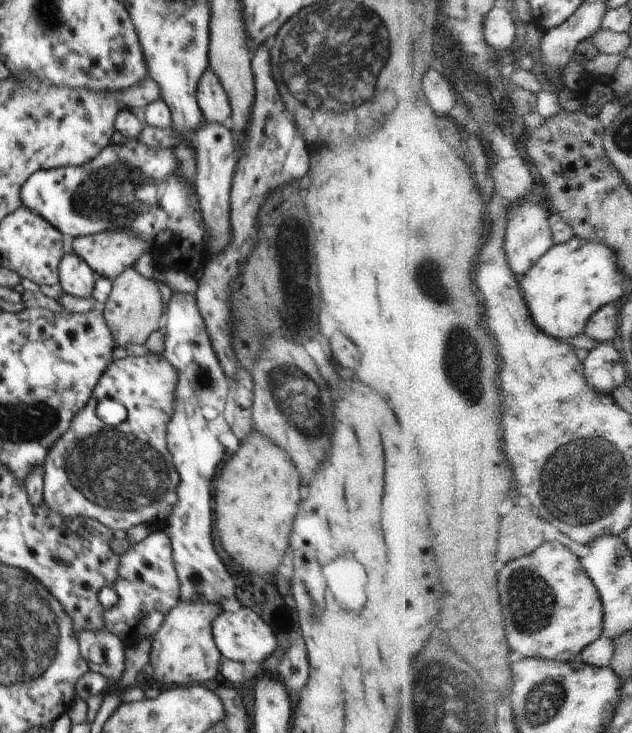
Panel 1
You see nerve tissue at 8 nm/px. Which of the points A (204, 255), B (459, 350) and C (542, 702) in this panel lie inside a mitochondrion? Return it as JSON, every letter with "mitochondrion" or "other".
{"A":"other","B":"mitochondrion","C":"mitochondrion"}

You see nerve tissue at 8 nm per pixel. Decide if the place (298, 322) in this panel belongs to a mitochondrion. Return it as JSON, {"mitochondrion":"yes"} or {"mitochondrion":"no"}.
{"mitochondrion":"yes"}

